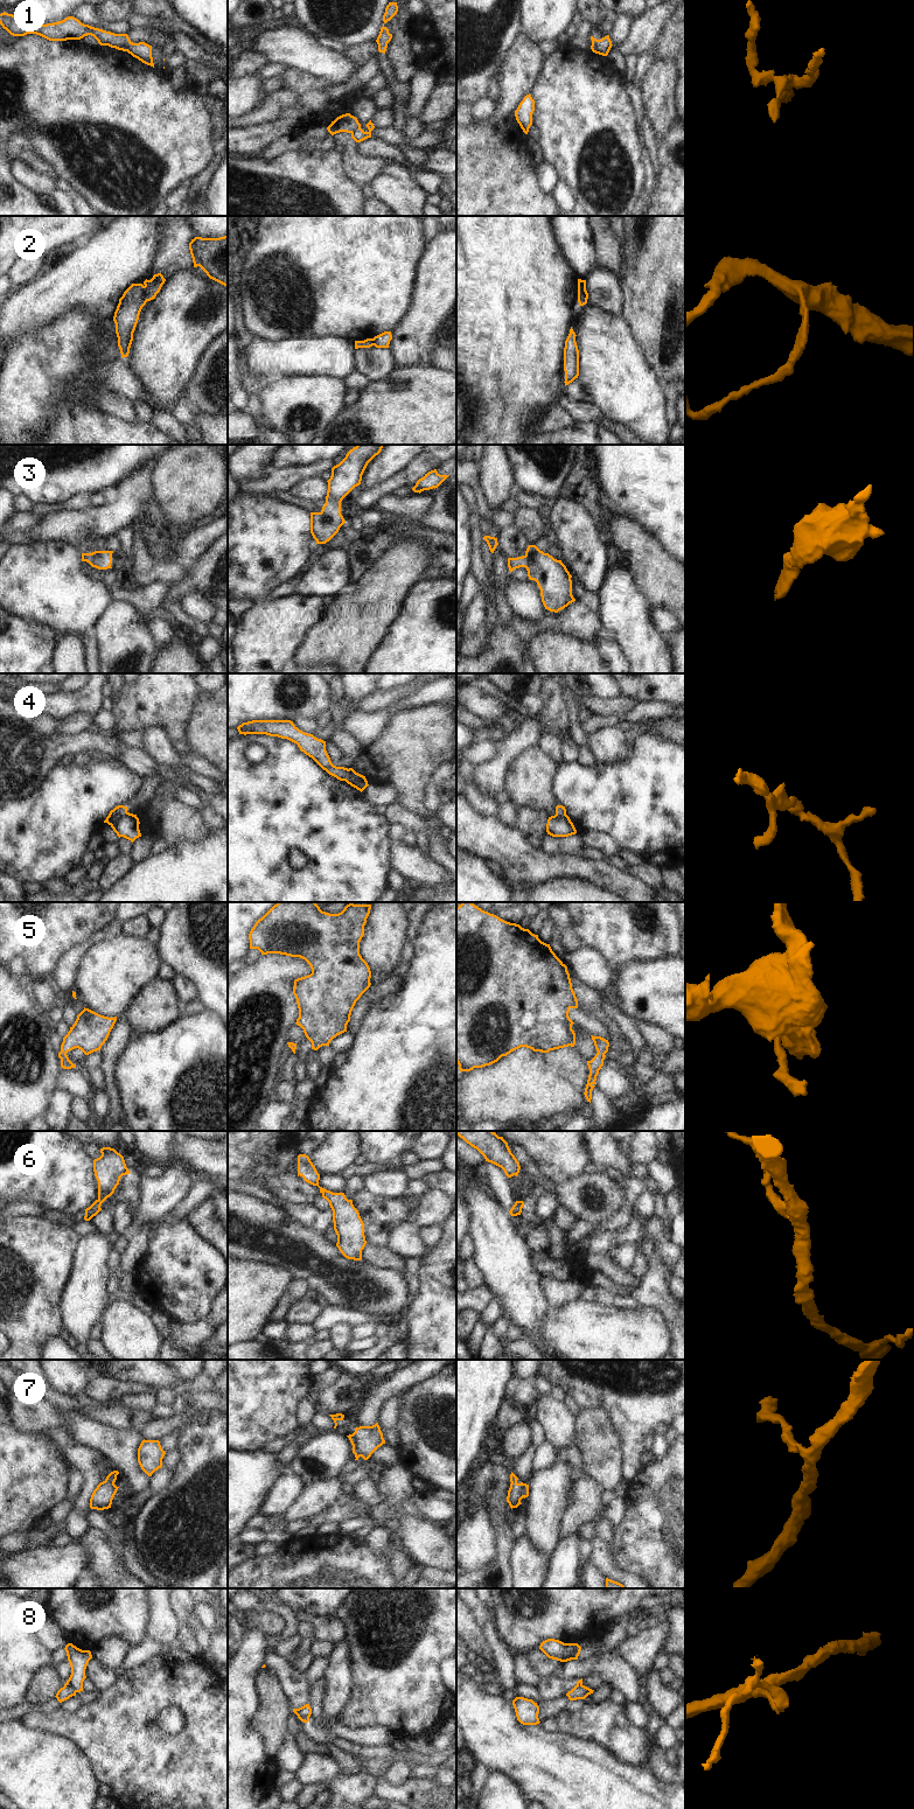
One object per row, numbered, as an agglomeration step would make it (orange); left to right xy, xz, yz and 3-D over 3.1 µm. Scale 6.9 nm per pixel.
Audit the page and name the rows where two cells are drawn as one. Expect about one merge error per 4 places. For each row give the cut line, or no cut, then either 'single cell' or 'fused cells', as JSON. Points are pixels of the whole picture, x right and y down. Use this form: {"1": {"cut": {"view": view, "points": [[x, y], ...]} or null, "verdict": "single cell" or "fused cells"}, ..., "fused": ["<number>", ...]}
{"1": {"cut": {"view": "xy", "points": [[130, 40], [125, 50]]}, "verdict": "fused cells"}, "2": {"cut": {"view": "xy", "points": [[144, 286], [142, 298], [146, 301]]}, "verdict": "fused cells"}, "3": {"cut": null, "verdict": "single cell"}, "4": {"cut": {"view": "xy", "points": [[127, 812], [121, 815], [111, 825]]}, "verdict": "fused cells"}, "5": {"cut": null, "verdict": "single cell"}, "6": {"cut": null, "verdict": "single cell"}, "7": {"cut": null, "verdict": "single cell"}, "8": {"cut": {"view": "xy", "points": [[65, 1683], [76, 1691]]}, "verdict": "fused cells"}, "fused": ["1", "2", "4", "8"]}

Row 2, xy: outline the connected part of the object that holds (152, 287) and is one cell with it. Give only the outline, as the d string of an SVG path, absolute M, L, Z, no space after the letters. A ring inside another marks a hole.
M161 273L154 274L151 280L145 280L145 293L142 295L144 300L151 301L155 299L156 294L160 292L162 285L165 284L166 279Z

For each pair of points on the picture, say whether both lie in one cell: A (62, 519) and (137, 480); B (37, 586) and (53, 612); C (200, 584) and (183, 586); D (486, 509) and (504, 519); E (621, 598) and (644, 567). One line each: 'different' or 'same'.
A: same
B: same
C: same
D: same
E: different

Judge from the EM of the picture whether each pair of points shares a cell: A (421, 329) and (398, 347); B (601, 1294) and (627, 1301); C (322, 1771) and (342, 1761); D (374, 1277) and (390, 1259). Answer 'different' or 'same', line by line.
A: same
B: same
C: different
D: different

